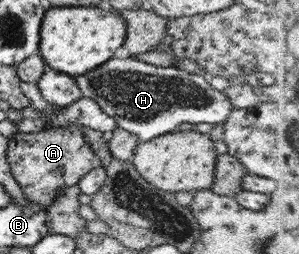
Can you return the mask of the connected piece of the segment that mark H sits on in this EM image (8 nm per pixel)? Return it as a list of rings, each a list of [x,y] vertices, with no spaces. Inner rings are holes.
[[[133,56],[110,57],[104,64],[73,79],[81,97],[94,101],[114,119],[116,127],[127,130],[139,142],[172,132],[175,126],[184,122],[220,125],[233,109],[224,94],[210,85],[208,77],[188,73],[176,66],[155,66]]]

